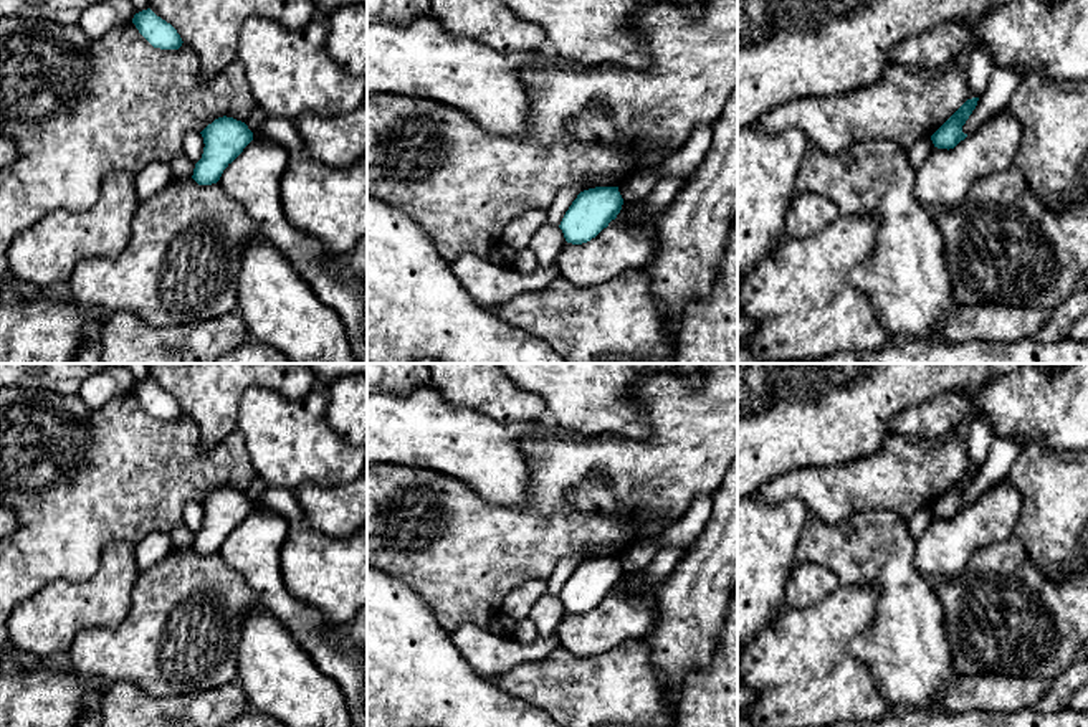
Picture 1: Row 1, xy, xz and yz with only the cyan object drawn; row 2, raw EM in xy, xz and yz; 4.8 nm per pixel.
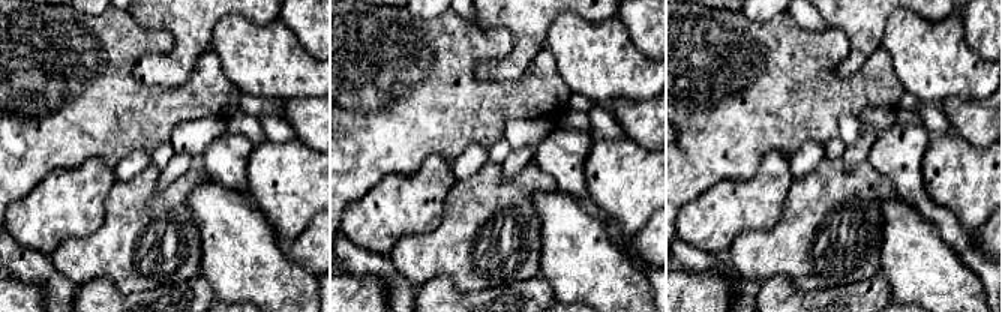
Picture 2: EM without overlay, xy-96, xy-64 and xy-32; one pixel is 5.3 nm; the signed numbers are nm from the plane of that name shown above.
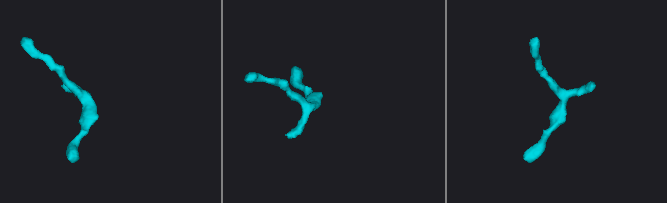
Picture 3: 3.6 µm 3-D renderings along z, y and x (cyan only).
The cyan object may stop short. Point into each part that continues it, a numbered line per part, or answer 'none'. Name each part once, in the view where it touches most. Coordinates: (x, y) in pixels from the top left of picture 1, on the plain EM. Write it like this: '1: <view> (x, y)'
none

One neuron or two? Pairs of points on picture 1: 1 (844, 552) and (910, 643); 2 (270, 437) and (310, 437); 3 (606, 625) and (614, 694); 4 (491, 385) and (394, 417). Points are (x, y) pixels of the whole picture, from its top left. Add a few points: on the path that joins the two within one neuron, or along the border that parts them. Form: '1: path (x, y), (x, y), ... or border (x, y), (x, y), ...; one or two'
1: path (870, 565), (906, 602), (908, 617); one
2: path (280, 437), (300, 437); one
3: border (642, 638), (627, 638), (587, 656), (571, 653); two
4: border (430, 384), (450, 405), (473, 408), (483, 415); two

